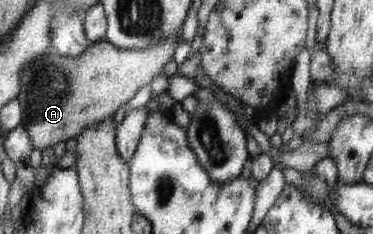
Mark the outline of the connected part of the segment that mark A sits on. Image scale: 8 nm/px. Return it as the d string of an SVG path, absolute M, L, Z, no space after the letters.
M179 31L179 36L175 34L171 36L170 39L167 40L159 40L157 44L150 45L147 48L141 49L123 49L119 48L116 45L113 45L111 42L105 39L104 41L97 42L91 44L87 47L86 51L83 52L79 57L65 57L63 54L58 54L53 50L48 50L43 57L39 57L39 61L35 61L33 65L29 65L26 71L22 73L21 81L20 81L20 92L17 95L17 99L20 101L20 106L22 107L23 119L20 123L23 126L29 137L31 138L31 143L34 149L44 150L47 147L54 147L59 143L59 141L66 142L71 138L78 137L78 135L87 127L101 123L105 121L105 119L111 117L121 105L125 106L125 103L128 103L129 99L139 91L139 89L143 89L147 83L151 83L157 75L161 75L163 73L163 69L165 69L165 65L173 59L173 51L175 51L175 47L181 39L181 31Z

